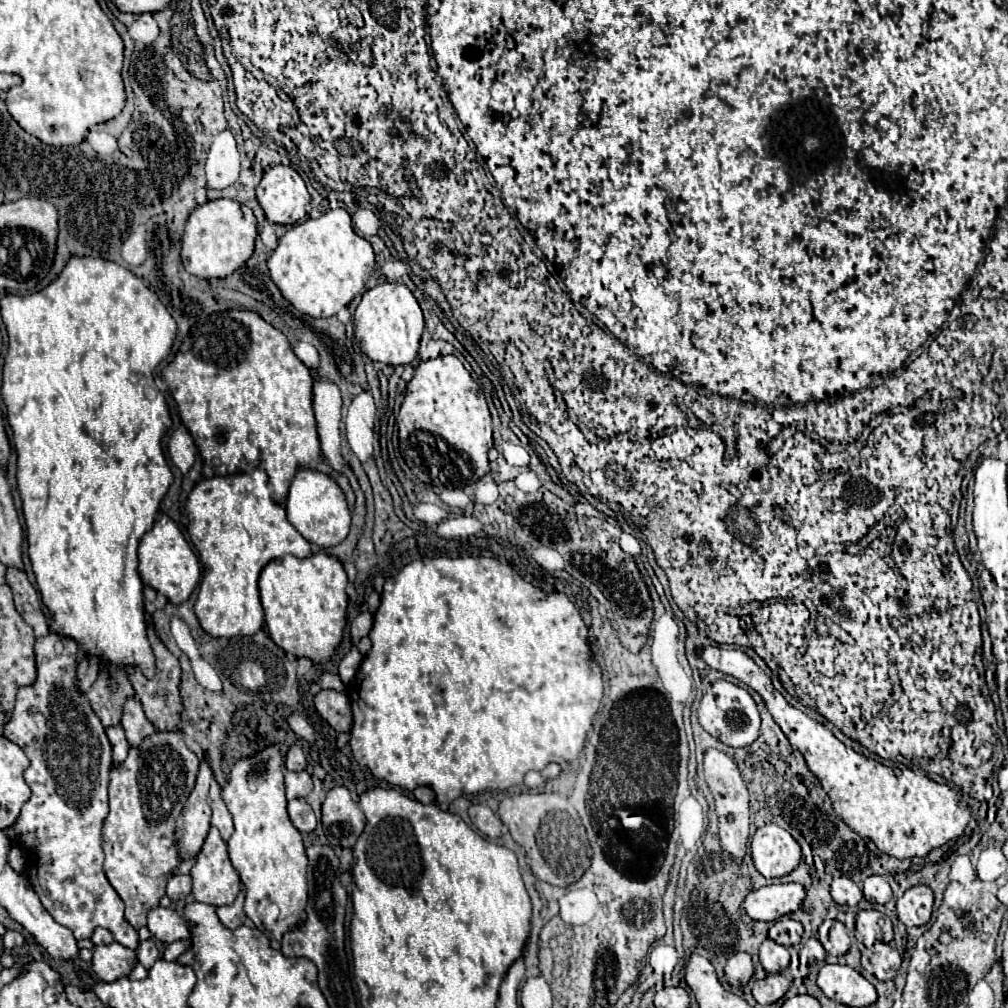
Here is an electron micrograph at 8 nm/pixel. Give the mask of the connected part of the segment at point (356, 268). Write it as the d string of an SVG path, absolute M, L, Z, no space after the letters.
M331 209L319 219L307 219L293 225L279 239L277 249L267 259L267 267L271 271L271 279L293 307L311 317L333 317L341 307L347 307L355 299L355 295L365 291L365 283L375 267L375 253L371 243L353 231L351 215L345 209Z

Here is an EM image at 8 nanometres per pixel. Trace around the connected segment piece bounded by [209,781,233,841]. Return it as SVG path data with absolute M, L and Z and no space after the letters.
M215 781L211 783L211 789L209 789L209 805L213 809L211 825L215 825L219 829L219 833L221 833L221 837L225 841L229 841L229 837L233 833L233 817L231 817L227 805L221 799L221 787Z

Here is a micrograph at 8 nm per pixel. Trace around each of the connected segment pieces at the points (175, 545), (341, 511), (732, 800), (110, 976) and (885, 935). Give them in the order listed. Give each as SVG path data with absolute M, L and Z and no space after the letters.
M159 515L153 529L149 533L145 533L145 537L141 539L139 575L145 585L149 585L157 593L165 595L169 599L169 603L173 603L173 605L185 603L189 599L189 595L193 593L193 589L197 587L199 577L201 577L199 561L171 517Z
M297 469L295 477L291 479L287 499L285 499L285 511L287 511L289 523L309 543L317 543L319 547L337 545L349 533L351 513L349 513L349 507L347 507L345 493L331 475L327 475L319 469Z
M717 749L705 751L705 781L715 797L721 845L727 853L731 853L737 861L741 861L741 857L747 851L747 837L749 837L749 793L747 793L747 787L737 771L737 765L733 763L733 759Z
M121 943L93 947L93 971L101 981L113 983L121 977L129 977L137 965L137 955L131 949L125 949Z
M859 911L855 923L855 937L859 943L873 945L875 941L889 943L893 939L893 925L885 913Z

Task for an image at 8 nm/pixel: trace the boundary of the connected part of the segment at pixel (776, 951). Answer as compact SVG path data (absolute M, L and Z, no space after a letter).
M765 939L759 949L761 965L767 973L779 973L789 965L789 951L783 945L777 945L773 939Z

